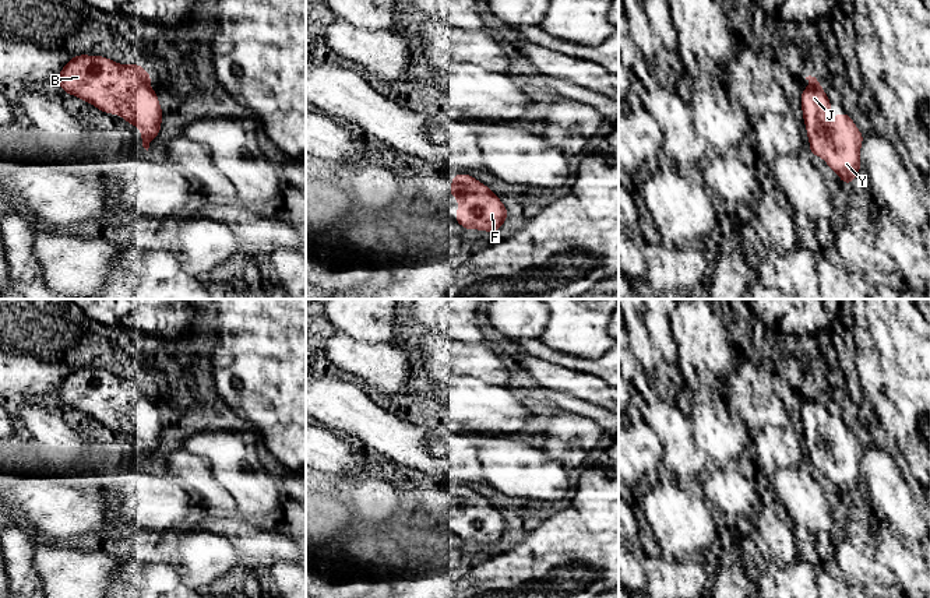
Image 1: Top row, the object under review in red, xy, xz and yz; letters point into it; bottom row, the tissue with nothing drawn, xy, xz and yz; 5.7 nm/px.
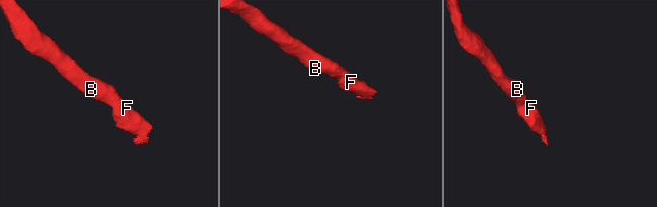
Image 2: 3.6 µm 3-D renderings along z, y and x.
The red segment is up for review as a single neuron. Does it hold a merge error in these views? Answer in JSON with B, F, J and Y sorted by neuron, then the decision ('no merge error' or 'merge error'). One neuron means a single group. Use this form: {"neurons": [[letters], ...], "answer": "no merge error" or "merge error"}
{"neurons": [["B", "F", "J", "Y"]], "answer": "no merge error"}

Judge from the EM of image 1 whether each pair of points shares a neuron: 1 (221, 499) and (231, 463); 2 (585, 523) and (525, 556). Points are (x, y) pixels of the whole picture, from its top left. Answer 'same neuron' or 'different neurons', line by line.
1: different neurons
2: same neuron

